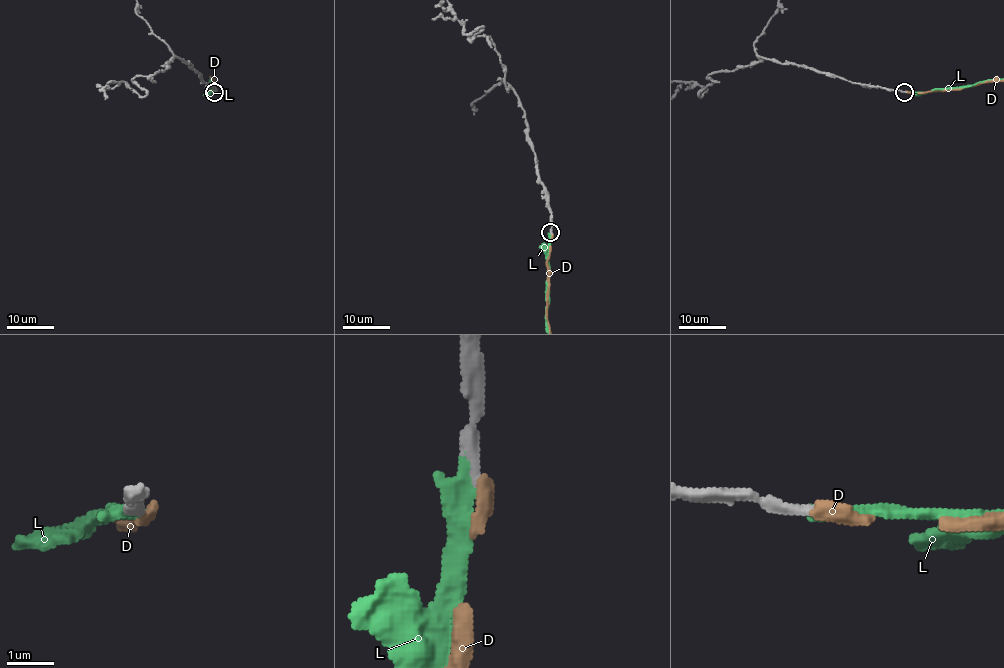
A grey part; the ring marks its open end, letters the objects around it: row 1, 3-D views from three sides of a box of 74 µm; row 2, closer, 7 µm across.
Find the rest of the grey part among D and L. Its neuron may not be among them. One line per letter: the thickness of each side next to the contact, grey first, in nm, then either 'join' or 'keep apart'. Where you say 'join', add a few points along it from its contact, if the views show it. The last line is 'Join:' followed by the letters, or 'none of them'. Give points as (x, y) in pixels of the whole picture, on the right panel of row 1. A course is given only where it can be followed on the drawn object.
D: 260 nm thick on the grey side, 280 nm on the other; keep apart
L: 300 nm thick on the grey side, 320 nm on the other; join
Join: L

